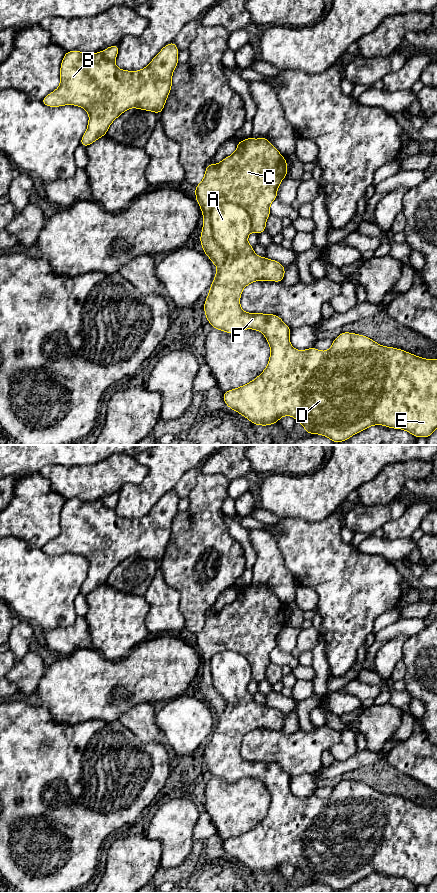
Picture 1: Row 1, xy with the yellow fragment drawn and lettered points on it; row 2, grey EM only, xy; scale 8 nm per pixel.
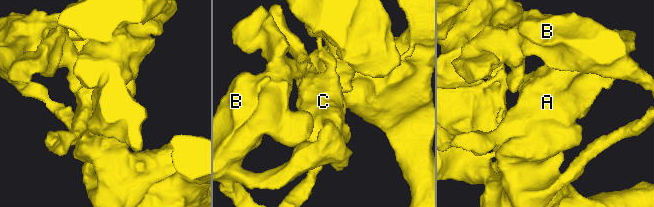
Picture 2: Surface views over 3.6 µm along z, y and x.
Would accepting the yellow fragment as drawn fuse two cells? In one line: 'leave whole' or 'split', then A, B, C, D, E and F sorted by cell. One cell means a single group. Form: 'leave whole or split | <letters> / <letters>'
split | A B D E F / C

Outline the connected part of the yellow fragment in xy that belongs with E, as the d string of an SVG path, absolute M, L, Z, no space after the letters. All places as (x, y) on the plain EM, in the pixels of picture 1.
M224 651L217 653L212 657L211 661L211 674L213 684L216 690L223 696L227 706L225 710L218 715L215 721L214 728L209 736L209 742L204 750L204 760L206 768L208 768L214 777L222 778L228 782L235 782L239 779L252 777L263 781L270 794L270 806L268 813L263 820L251 830L237 835L235 837L223 840L223 848L225 852L232 858L238 860L246 867L251 869L255 874L268 874L278 871L279 867L283 864L292 864L296 869L299 869L305 876L307 882L319 882L329 886L335 891L344 890L353 883L374 873L383 873L392 877L401 877L409 880L414 885L423 885L427 887L437 877L437 807L426 807L399 796L382 794L374 788L360 782L341 780L341 782L333 788L329 798L321 799L314 795L306 798L296 798L290 791L291 776L286 773L283 768L275 762L264 761L248 761L242 758L240 754L240 746L243 737L255 729L274 729L283 730L285 723L285 715L276 708L268 707L267 705L257 704L254 696L248 691L248 684L252 680L252 671L249 662L240 654L235 651Z

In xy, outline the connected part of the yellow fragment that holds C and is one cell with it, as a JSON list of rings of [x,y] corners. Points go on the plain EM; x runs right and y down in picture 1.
[[[249,585],[239,589],[232,603],[225,605],[218,612],[207,612],[203,628],[195,635],[195,645],[203,661],[200,691],[203,700],[215,714],[222,713],[227,703],[213,684],[212,657],[224,651],[240,653],[249,662],[252,679],[259,683],[266,678],[266,668],[271,663],[270,653],[277,647],[277,638],[287,623],[287,608],[265,585]]]

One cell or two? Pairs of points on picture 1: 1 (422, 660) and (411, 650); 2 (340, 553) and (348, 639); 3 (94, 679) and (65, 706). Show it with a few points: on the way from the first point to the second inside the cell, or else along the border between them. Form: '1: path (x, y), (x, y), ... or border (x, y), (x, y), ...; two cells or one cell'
1: path (419, 657), (414, 652); one cell
2: path (341, 574), (345, 579), (345, 618); one cell
3: path (87, 686), (72, 699); one cell

